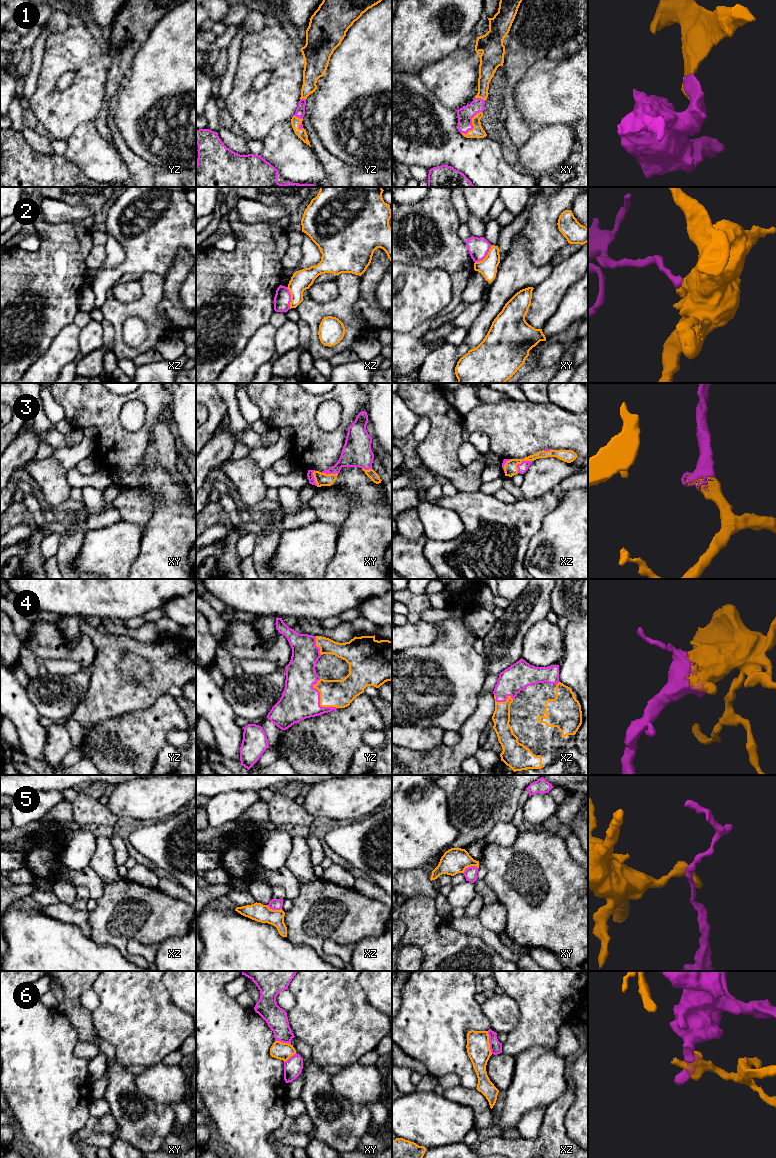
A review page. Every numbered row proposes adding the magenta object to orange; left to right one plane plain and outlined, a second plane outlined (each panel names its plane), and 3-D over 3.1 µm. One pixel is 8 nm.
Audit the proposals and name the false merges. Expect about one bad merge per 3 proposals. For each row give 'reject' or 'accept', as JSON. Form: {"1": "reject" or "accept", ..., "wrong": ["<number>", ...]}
{"1": "accept", "2": "reject", "3": "accept", "4": "accept", "5": "reject", "6": "reject", "wrong": ["2", "5", "6"]}

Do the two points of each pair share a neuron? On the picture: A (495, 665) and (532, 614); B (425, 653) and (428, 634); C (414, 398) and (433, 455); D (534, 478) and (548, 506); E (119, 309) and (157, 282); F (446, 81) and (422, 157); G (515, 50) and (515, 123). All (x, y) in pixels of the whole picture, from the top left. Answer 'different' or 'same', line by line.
A: same
B: different
C: same
D: different
E: same
F: different
G: same

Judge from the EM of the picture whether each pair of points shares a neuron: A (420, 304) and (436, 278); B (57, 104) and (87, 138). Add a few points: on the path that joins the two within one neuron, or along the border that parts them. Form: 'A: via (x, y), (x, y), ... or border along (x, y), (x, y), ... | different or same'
A: via (421, 298), (434, 284) | same
B: border along (94, 120), (82, 122), (66, 140) | different

